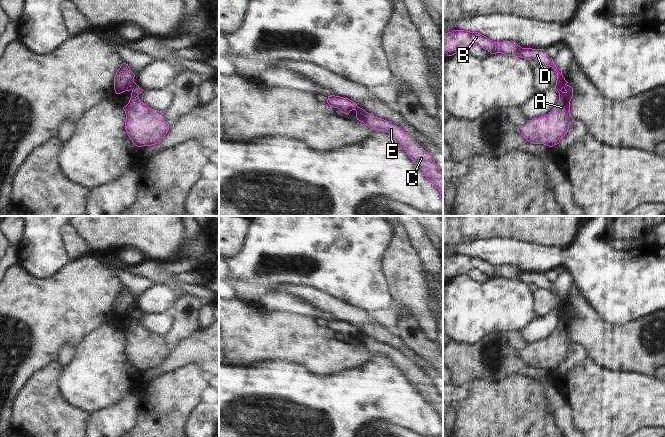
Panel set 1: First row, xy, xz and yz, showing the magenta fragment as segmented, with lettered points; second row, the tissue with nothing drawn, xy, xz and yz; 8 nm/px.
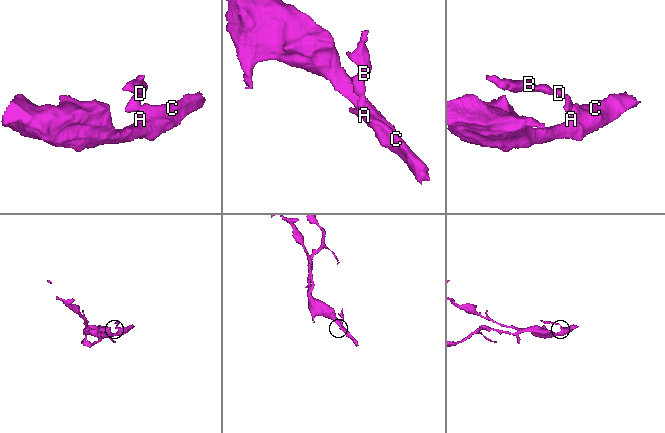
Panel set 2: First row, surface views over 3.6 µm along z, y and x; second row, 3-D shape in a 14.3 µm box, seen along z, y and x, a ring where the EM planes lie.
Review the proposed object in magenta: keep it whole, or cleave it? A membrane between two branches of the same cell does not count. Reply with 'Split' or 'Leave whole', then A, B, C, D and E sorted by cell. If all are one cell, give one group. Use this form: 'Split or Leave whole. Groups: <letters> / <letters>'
Split. Groups: A C E / B D

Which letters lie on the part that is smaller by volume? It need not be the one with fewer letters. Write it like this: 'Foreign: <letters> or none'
Foreign: B, D

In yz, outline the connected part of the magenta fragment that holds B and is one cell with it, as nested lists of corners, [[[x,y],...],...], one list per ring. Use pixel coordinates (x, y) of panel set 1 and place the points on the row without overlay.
[[[453,254],[443,258],[443,276],[447,280],[452,280],[458,276],[467,276],[472,269],[480,270],[491,278],[502,277],[507,280],[521,281],[527,284],[536,284],[539,289],[552,291],[557,296],[555,313],[559,315],[560,307],[565,304],[563,299],[557,294],[553,283],[550,282],[544,273],[522,272],[515,266],[493,266],[486,260],[478,256],[466,254]]]

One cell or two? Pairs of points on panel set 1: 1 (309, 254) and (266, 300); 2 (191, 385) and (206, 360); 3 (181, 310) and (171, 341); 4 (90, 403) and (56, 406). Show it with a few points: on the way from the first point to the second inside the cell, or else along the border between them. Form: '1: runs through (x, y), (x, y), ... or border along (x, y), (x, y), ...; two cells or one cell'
1: border along (270, 290), (266, 292); two cells
2: border along (201, 368), (194, 364), (188, 364), (177, 369); two cells
3: runs through (181, 318), (181, 328), (176, 333); one cell
4: border along (57, 387), (60, 394), (68, 402), (88, 413); two cells

